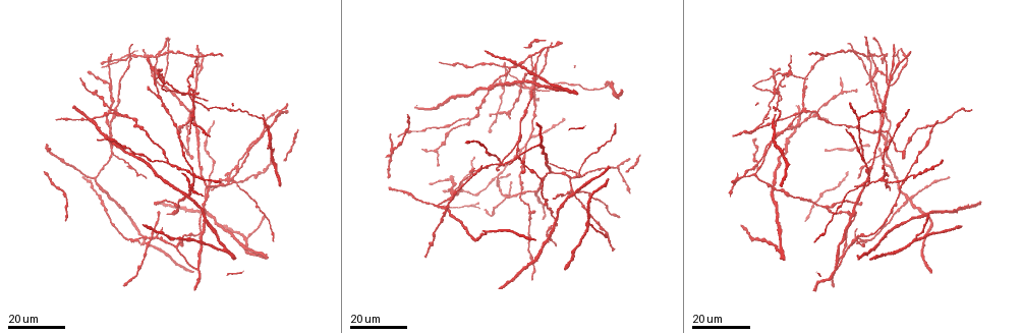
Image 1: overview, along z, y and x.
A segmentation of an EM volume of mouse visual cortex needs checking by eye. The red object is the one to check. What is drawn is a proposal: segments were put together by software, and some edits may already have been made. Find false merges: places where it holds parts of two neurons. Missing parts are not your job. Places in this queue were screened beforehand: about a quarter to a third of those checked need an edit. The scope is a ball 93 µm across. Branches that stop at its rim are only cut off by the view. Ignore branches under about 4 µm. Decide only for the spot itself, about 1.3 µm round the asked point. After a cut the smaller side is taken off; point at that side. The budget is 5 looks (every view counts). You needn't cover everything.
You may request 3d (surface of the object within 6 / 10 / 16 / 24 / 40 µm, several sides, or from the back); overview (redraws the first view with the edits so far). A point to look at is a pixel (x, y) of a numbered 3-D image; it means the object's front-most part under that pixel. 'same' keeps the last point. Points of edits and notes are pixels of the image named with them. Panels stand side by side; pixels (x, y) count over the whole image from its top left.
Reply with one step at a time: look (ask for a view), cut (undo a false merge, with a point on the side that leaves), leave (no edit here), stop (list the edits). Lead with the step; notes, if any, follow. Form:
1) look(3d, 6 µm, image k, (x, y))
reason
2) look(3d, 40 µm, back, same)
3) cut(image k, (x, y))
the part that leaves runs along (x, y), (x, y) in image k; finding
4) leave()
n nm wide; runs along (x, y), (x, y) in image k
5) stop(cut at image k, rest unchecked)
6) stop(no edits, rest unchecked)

look(3d, 16 µm, image 1, (111, 152))
three-way junction

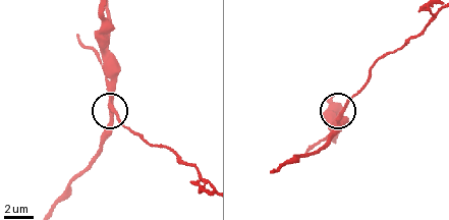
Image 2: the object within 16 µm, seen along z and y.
look(3d, 6 µm, image 2, (340, 119))

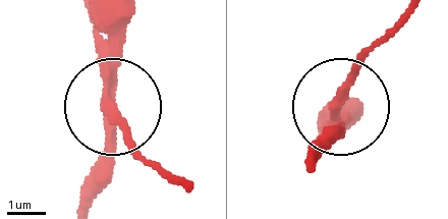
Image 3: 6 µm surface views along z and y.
leave()
280 nm wide; runs along (78, 204), (108, 135), (108, 110), (172, 181) in image 3; all the same neuron

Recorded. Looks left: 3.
look(3d, 16 µm, image 1, (804, 80))
small branch off a trunk

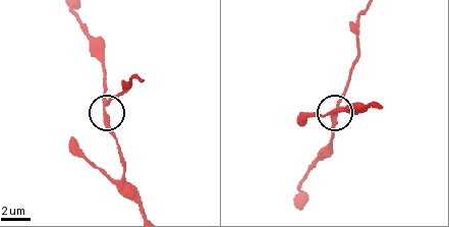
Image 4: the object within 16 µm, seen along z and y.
look(3d, 10 µm, image 4, (106, 100))
zoom in

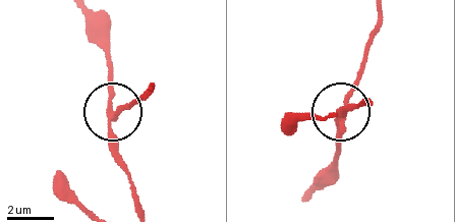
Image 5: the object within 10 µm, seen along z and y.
leave()
runs along (140, 207), (111, 125), (108, 57) in image 5; all the same neuron

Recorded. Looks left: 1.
stop(no edits, rest unchecked)

